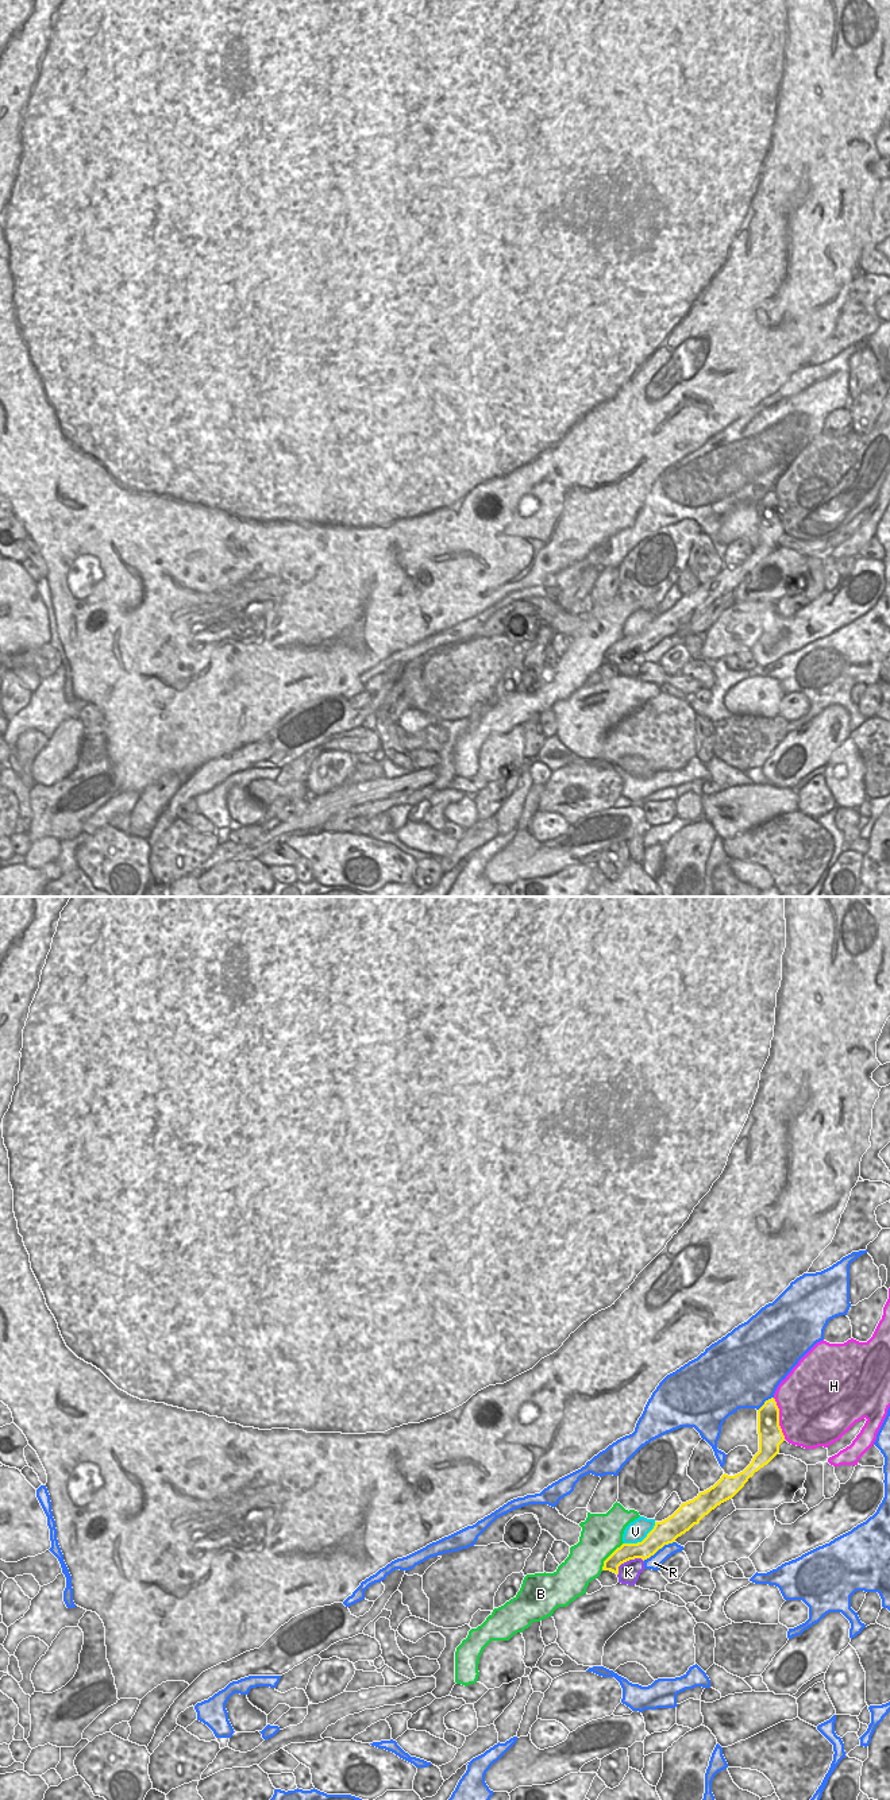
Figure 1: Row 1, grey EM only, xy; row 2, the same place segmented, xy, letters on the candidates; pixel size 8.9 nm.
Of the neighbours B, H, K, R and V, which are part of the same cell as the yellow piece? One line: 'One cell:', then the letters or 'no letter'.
One cell: no letter

